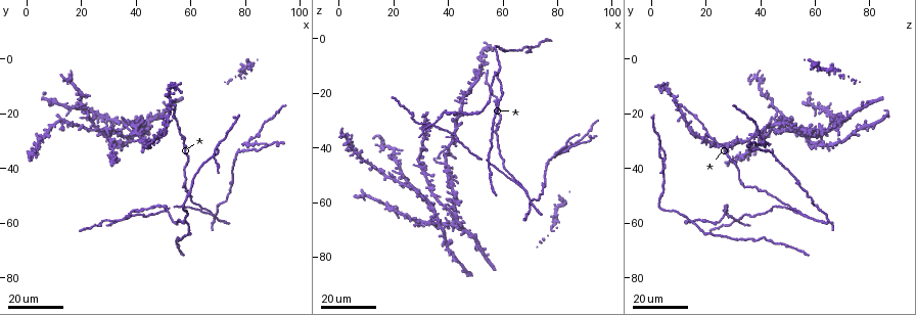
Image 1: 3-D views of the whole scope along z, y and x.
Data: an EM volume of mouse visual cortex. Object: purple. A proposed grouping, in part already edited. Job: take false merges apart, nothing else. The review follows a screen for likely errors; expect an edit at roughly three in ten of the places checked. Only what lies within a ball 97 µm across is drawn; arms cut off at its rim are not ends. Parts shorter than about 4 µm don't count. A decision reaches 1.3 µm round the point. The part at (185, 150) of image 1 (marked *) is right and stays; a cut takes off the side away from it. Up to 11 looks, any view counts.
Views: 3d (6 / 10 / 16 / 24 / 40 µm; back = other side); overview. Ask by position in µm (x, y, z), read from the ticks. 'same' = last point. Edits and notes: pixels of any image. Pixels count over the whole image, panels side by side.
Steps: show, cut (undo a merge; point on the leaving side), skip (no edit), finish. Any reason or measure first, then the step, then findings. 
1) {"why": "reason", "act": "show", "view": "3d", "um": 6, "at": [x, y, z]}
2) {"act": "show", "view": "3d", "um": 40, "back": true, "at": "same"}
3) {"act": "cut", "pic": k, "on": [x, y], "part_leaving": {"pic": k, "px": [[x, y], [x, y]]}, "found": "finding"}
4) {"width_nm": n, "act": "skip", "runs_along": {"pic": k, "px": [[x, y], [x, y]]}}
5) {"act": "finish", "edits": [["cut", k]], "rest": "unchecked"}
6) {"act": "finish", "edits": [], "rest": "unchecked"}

{"why": "a fork", "act": "show", "view": "3d", "um": 16, "at": [70, 33, 3]}

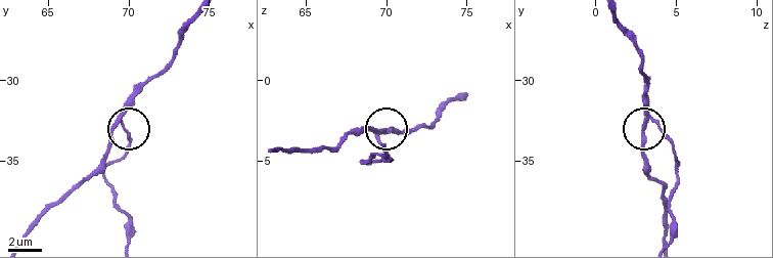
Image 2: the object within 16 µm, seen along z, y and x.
{"act": "show", "view": "3d", "um": 6, "at": [69.5, 32.4, 3.7]}

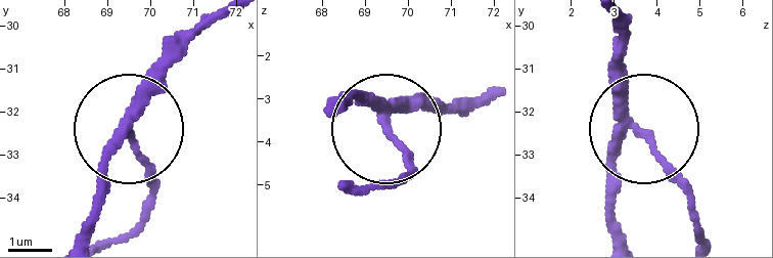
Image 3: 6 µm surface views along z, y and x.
{"arms": 3, "act": "cut", "pic": 3, "on": [153, 175], "part_leaving": {"pic": 3, "px": [[637, 137], [699, 237]]}, "found": "a second neuron is stuck on"}

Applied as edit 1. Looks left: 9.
{"act": "show", "view": "overview"}

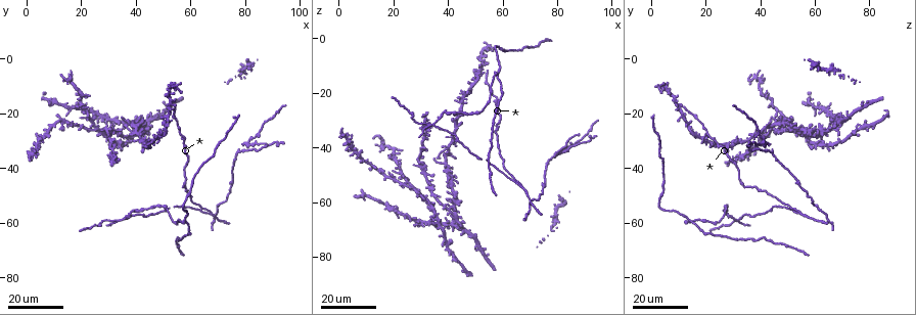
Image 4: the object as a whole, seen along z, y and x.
{"why": "sudden change in width", "act": "show", "view": "3d", "um": 16, "at": [55, 10, 4]}

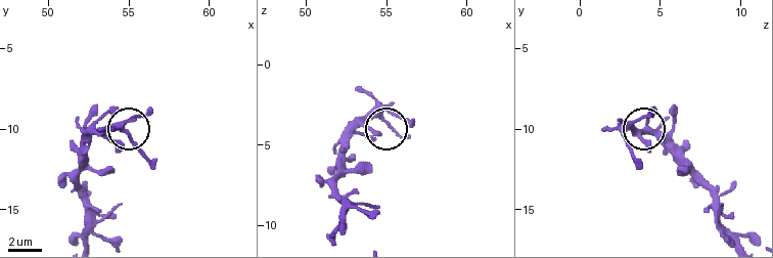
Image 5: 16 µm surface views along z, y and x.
{"act": "show", "view": "3d", "um": 6, "at": [54.5, 9.8, 3.1]}

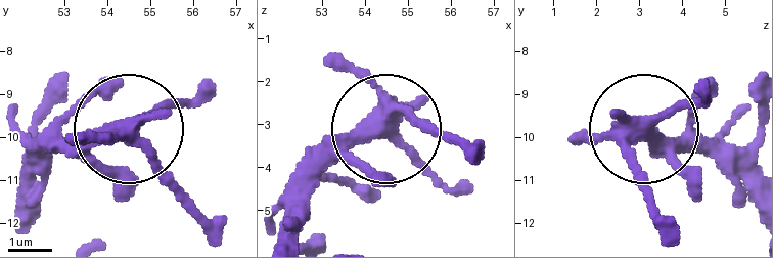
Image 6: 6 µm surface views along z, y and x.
{"act": "skip", "runs_along": {"pic": 6, "px": [[746, 191], [702, 152], [651, 133], [637, 180], [658, 231]]}, "found": "all the same neuron"}

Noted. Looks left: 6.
{"why": "small branch off a trunk", "act": "show", "view": "3d", "um": 16, "at": [38, 23, 46]}

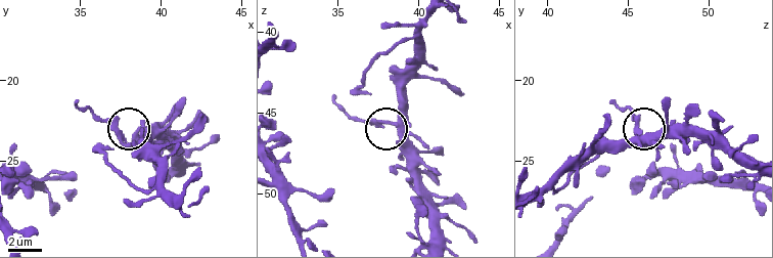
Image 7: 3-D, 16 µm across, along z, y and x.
{"act": "show", "view": "3d", "um": 10, "at": [38.6, 23.9, 46.0]}

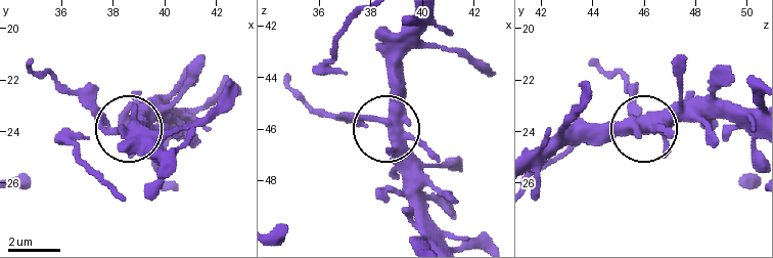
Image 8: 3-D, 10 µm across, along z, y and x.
{"width_nm": 430, "act": "skip", "runs_along": {"pic": 8, "px": [[537, 170], [563, 148], [636, 130], [629, 82]]}, "found": "one neuron here"}

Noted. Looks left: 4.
{"why": "small branch off a trunk", "act": "show", "view": "3d", "um": 16, "at": [39, 26, 40]}

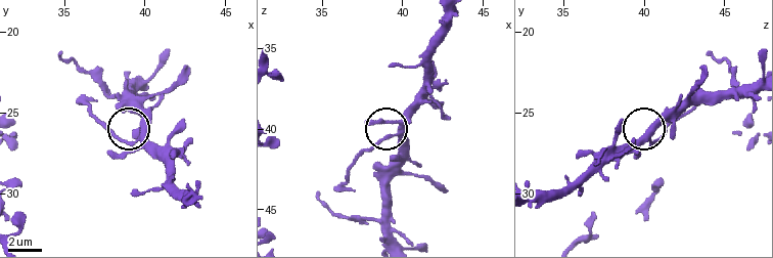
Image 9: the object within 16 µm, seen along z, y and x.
{"act": "show", "view": "3d", "um": 10, "at": [39.8, 26.5, 40.2]}

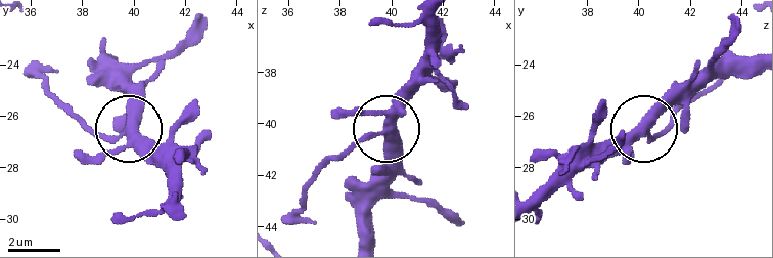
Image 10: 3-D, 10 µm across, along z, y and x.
{"act": "skip", "runs_along": {"pic": 10, "px": [[535, 207], [644, 134], [653, 138], [673, 119]]}, "found": "one neuron here"}

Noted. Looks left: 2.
{"why": "side arm on a straight run", "act": "show", "view": "3d", "um": 16, "at": [67, 56, 56]}

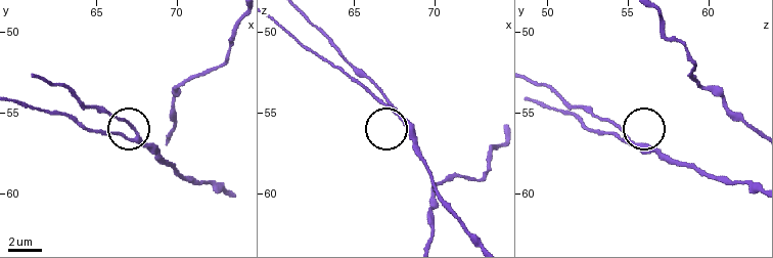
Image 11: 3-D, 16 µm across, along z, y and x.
{"act": "show", "view": "3d", "um": 6, "at": [67.4, 56.7, 55.0]}

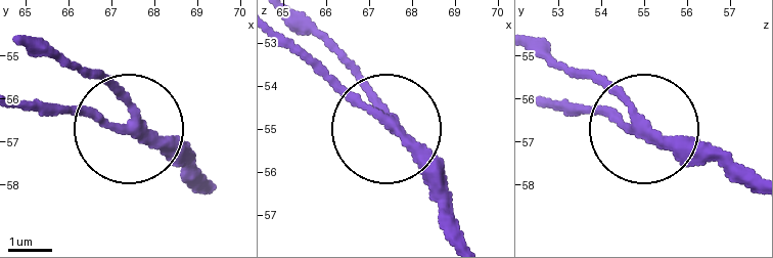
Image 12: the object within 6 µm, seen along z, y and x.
{"act": "skip", "runs_along": {"pic": 12, "px": [[43, 39], [142, 127], [193, 153]]}, "found": "all the same neuron"}

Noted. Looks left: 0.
{"act": "finish", "edits": [["cut", 3]], "rest": "unchecked"}

